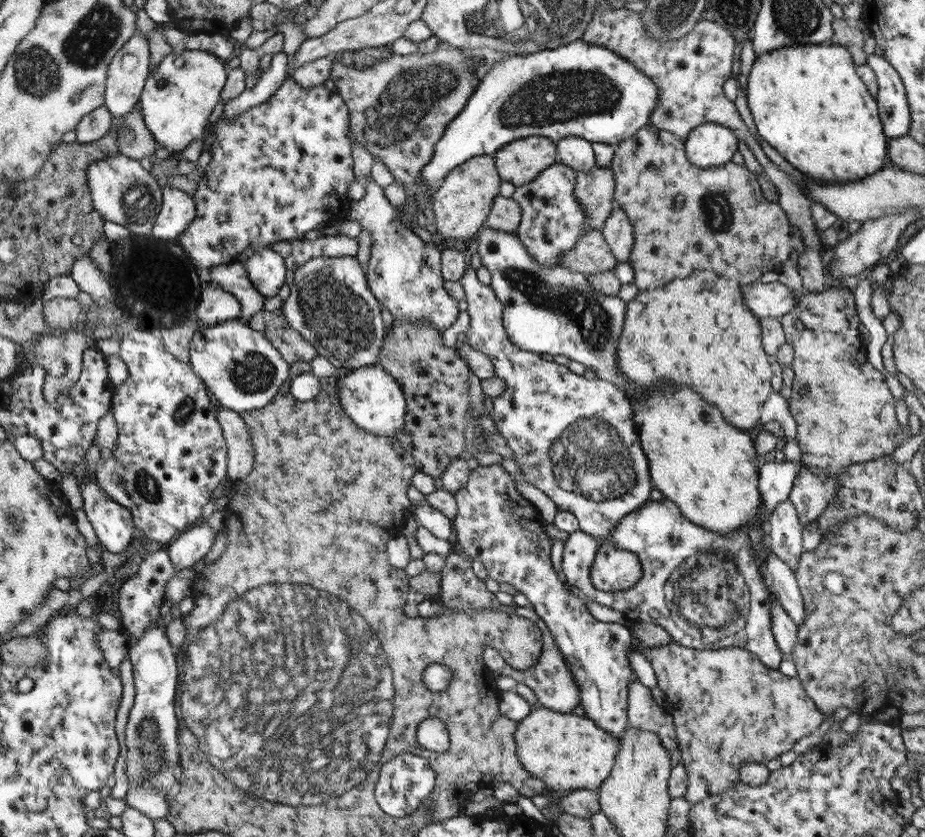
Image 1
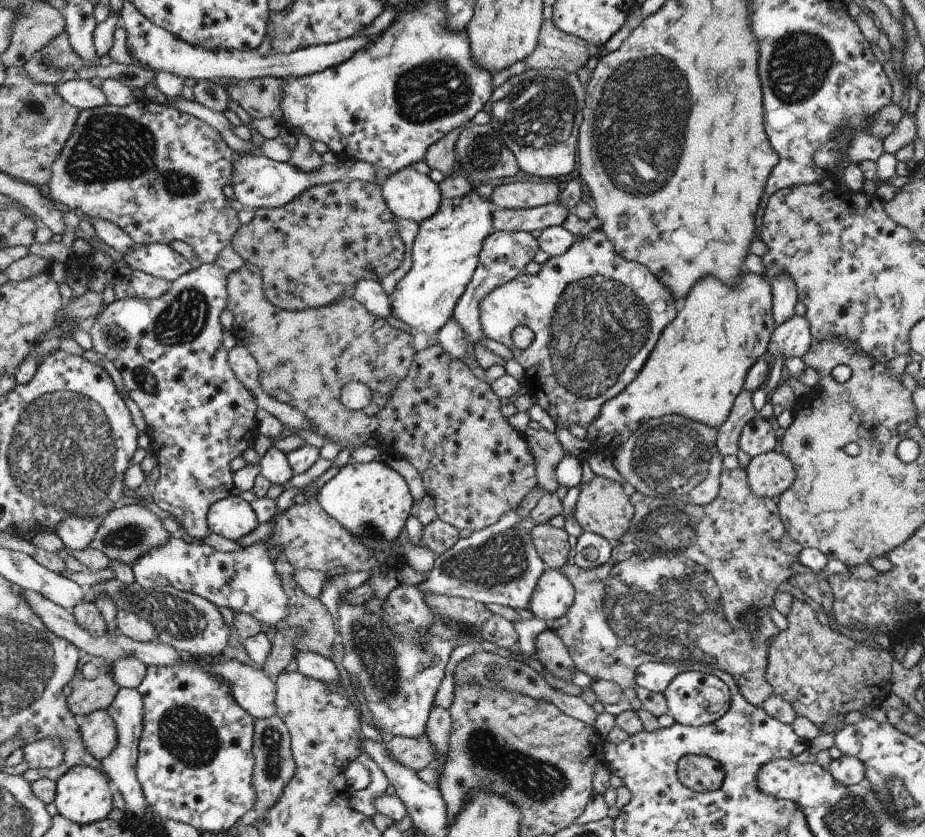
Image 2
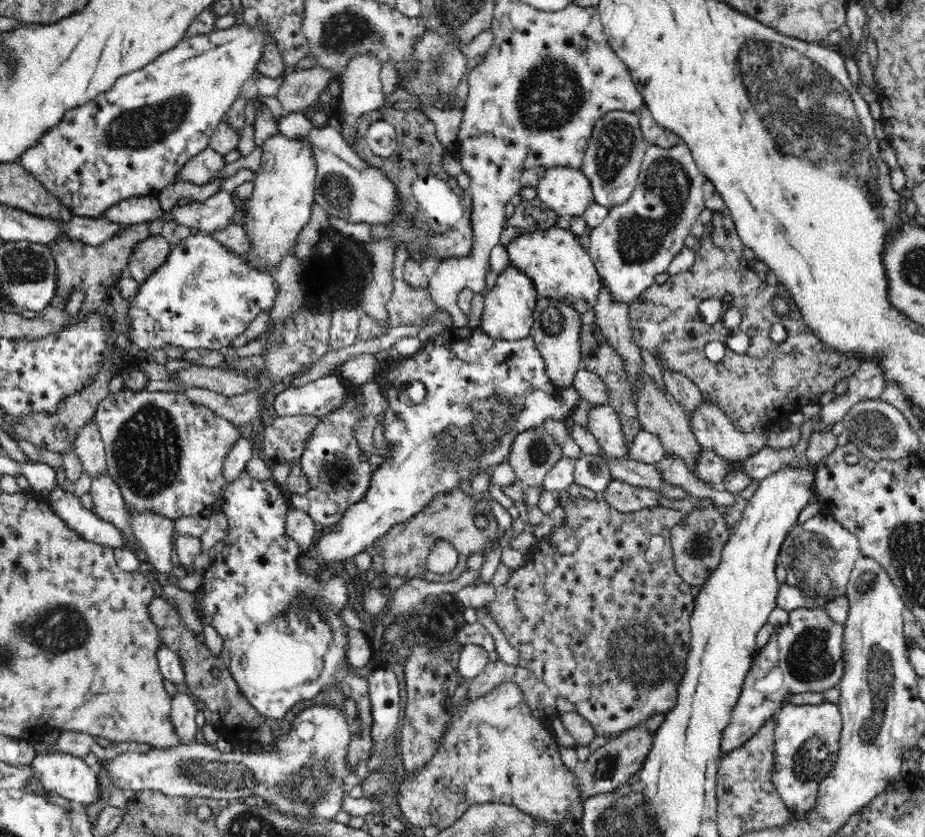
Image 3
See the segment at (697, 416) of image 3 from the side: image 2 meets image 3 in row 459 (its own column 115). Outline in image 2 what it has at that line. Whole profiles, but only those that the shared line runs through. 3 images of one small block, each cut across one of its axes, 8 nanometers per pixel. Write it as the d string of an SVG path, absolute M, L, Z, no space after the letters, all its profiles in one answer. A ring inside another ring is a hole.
M97 710L82 717L82 742L99 761L106 758L118 744L118 730L106 710Z

